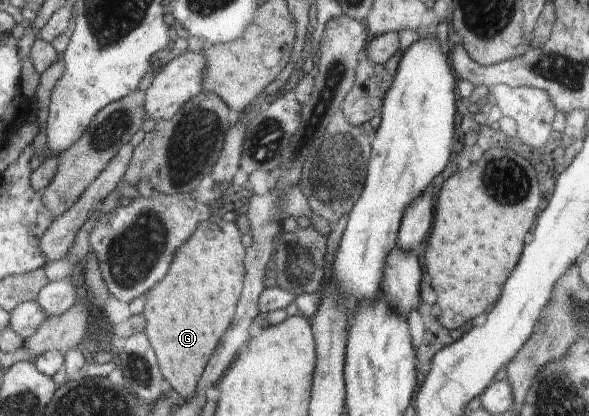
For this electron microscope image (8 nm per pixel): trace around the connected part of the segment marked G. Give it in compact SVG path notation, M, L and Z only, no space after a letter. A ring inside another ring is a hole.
M210 215L209 220L198 224L195 229L195 240L179 252L179 260L175 260L175 268L171 268L171 276L161 280L146 292L146 300L142 311L146 320L144 333L153 347L161 374L169 384L186 400L195 394L195 386L201 378L203 368L209 356L217 348L223 338L223 332L229 328L233 314L243 288L246 247L241 243L241 232L238 226L225 221L217 215Z

